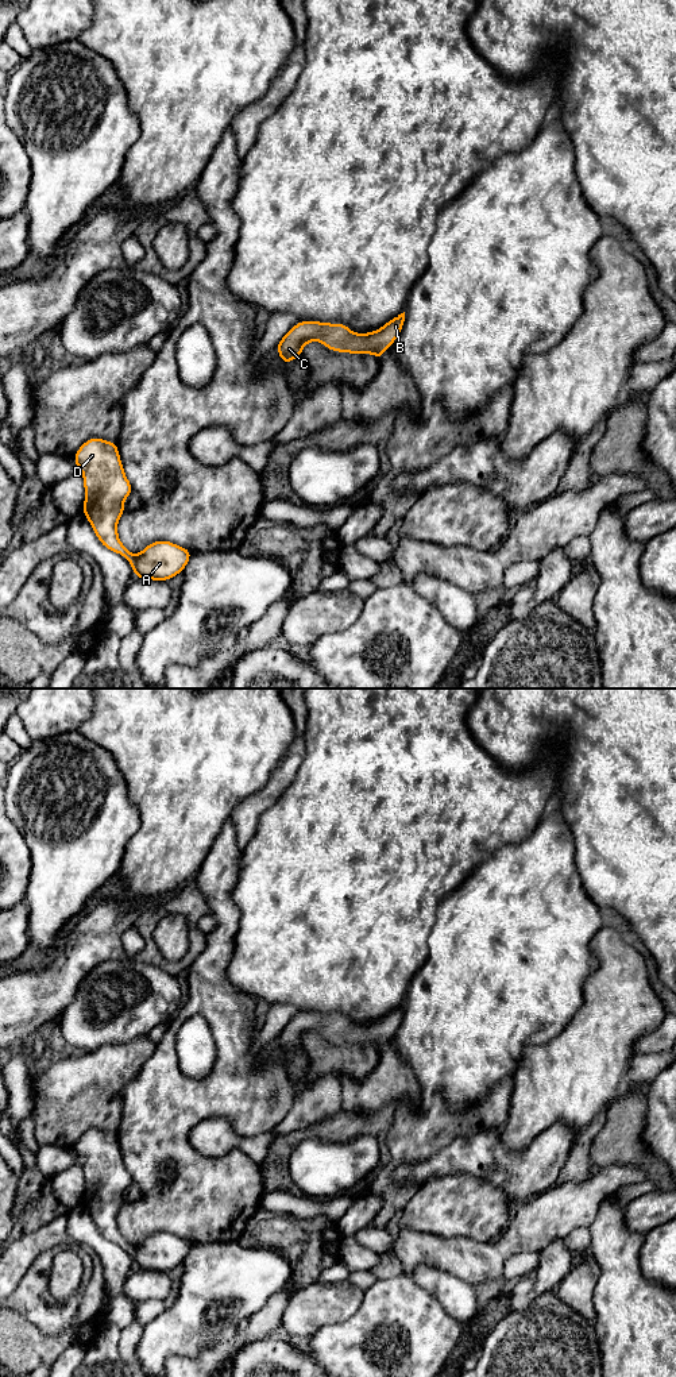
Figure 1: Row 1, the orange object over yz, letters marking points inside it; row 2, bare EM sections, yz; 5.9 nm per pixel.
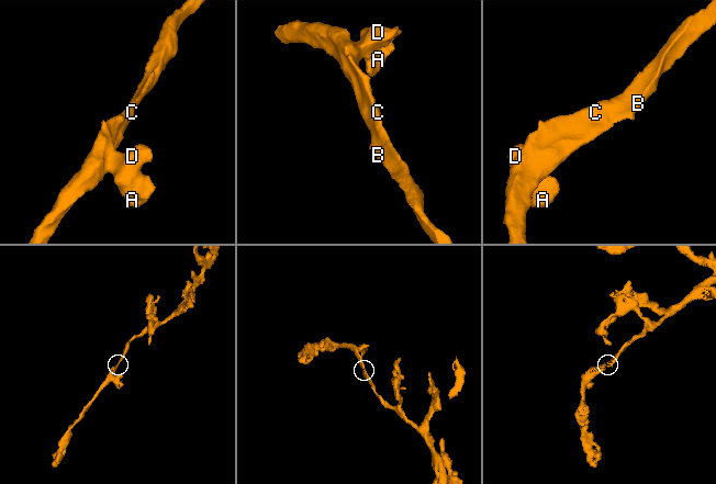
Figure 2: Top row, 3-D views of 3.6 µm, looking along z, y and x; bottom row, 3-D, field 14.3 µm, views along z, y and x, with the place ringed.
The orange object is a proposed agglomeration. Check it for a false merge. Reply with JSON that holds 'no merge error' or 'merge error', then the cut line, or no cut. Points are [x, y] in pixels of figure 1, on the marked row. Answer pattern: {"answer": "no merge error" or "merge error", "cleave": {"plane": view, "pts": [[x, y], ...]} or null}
{"answer": "no merge error", "cleave": null}

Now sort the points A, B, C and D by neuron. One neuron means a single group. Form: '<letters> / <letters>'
A B C D

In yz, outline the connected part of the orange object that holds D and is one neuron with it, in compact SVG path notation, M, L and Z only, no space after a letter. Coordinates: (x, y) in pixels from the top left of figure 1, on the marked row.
M90 437L78 448L73 459L84 477L82 513L100 543L107 549L124 556L130 562L135 578L169 580L182 572L192 552L181 545L159 540L134 555L121 544L117 522L125 510L124 500L134 489L124 474L117 444Z

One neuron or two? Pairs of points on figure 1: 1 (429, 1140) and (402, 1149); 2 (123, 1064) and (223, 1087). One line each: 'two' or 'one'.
1: one
2: two

